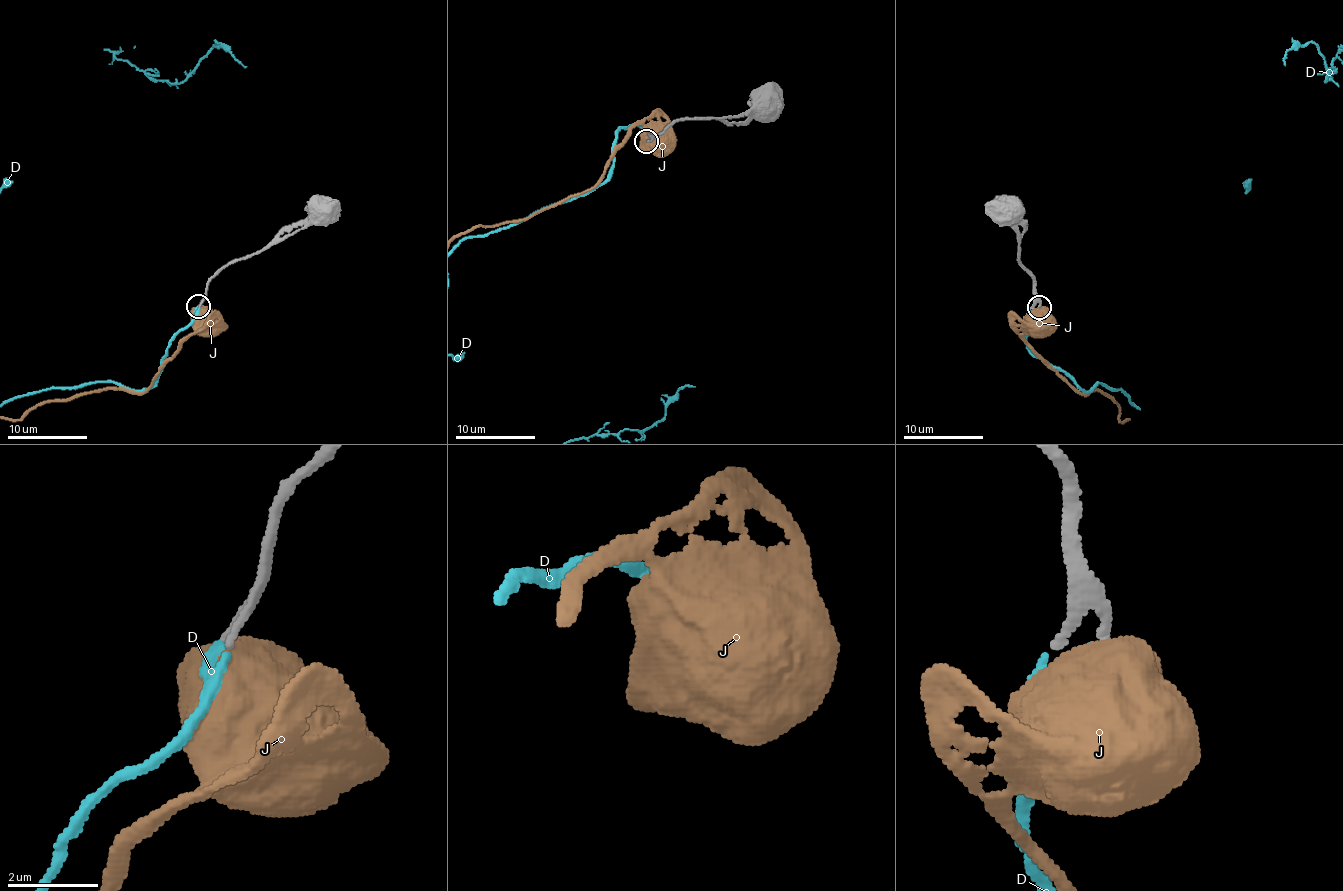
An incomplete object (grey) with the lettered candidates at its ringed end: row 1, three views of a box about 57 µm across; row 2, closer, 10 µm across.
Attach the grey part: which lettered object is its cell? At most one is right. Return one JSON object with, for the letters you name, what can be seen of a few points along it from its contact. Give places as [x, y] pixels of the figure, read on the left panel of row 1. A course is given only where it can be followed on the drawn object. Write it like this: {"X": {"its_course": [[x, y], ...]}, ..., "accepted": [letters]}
{"accepted": ["D"]}

